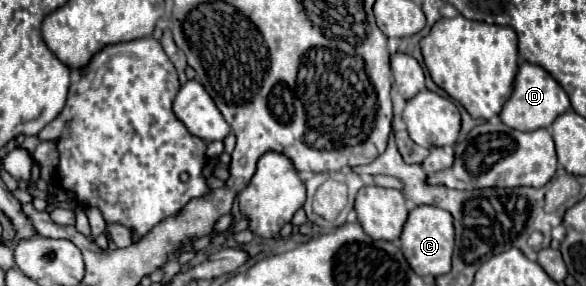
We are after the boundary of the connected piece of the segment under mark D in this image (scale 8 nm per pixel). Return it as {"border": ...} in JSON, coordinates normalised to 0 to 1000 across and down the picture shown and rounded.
{"border":[[[891,220],[881,262],[881,290],[877,290],[877,325],[874,339],[863,353],[853,416],[860,423],[860,437],[884,451],[884,458],[911,458],[911,451],[925,451],[925,444],[939,444],[942,423],[949,409],[956,409],[956,395],[966,395],[973,381],[973,346],[966,332],[966,318],[949,290],[949,276],[925,241],[922,227],[911,220]]]}

